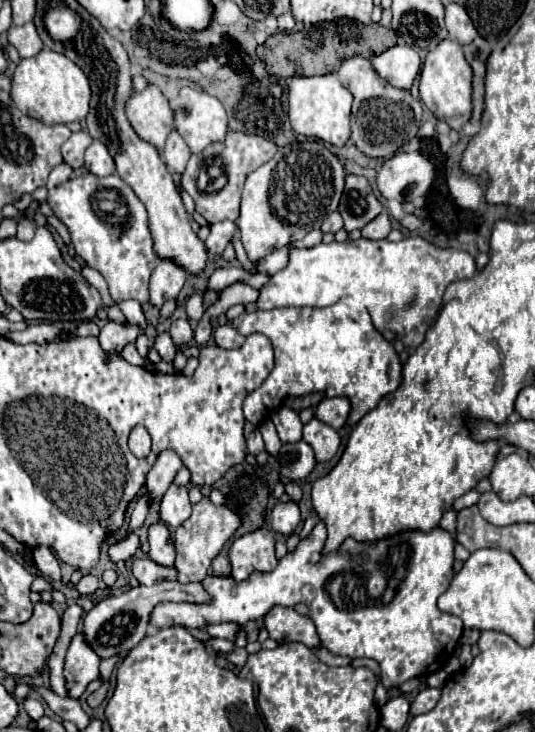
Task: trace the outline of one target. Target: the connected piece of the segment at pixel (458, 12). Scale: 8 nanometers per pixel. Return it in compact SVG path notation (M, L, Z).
M447 4L445 6L445 22L449 30L449 38L457 40L459 44L471 44L477 36L477 30L467 14L467 10L459 4Z

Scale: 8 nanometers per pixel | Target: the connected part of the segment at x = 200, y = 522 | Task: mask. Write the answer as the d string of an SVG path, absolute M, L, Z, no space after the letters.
M203 496L201 502L197 502L193 506L193 514L189 516L189 520L185 520L175 530L175 550L177 550L175 568L179 572L177 580L183 584L205 580L205 576L211 568L211 560L221 552L225 542L237 532L239 526L241 526L241 514L239 512L233 512L233 508L229 508L227 504L215 506L209 500L209 496Z

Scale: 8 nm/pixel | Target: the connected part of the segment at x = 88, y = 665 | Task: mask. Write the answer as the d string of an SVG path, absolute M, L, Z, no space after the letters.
M77 632L65 658L65 678L71 698L81 698L85 686L99 676L99 664L101 658L85 644L85 634Z

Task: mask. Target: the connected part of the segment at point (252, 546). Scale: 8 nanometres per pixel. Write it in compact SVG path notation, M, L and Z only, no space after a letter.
M267 528L237 538L229 550L233 580L243 582L253 572L271 572L277 566L275 536Z

